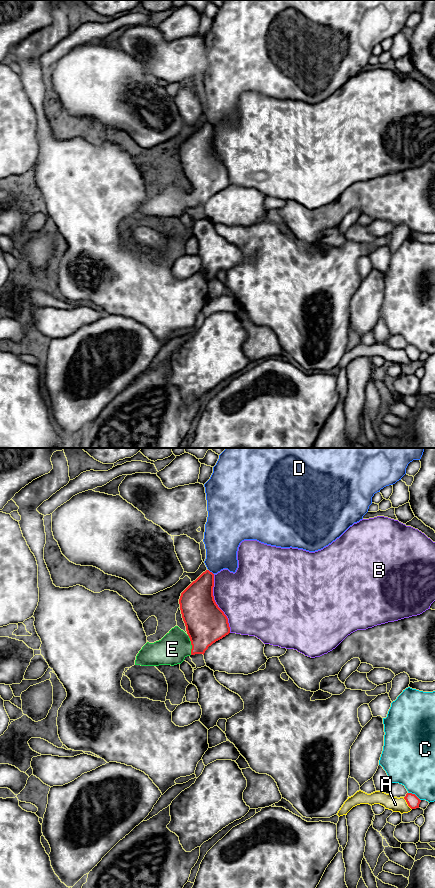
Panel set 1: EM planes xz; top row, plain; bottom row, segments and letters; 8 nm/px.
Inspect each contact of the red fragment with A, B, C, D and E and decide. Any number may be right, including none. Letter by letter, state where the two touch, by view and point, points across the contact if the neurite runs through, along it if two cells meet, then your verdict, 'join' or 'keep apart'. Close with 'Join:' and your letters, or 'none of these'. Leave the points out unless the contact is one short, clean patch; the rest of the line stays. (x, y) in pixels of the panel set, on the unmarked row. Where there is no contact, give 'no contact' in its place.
A: meets red in xz at (407, 355); keep apart
B: meets red in xz at (215, 155); keep apart
C: meets red in xz at (414, 346); keep apart
D: meets red in xz at (211, 124); keep apart
E: meets red in xz at (191, 196); runs through xz (206, 175), (202, 185), (191, 196), (176, 197), (172, 201); join
Join: E

